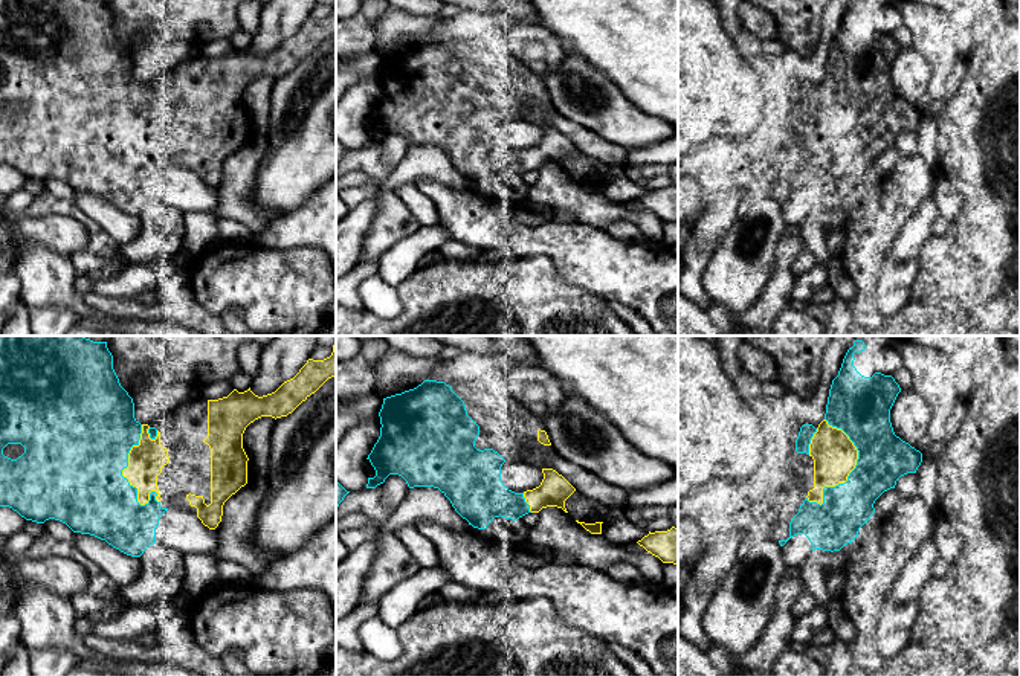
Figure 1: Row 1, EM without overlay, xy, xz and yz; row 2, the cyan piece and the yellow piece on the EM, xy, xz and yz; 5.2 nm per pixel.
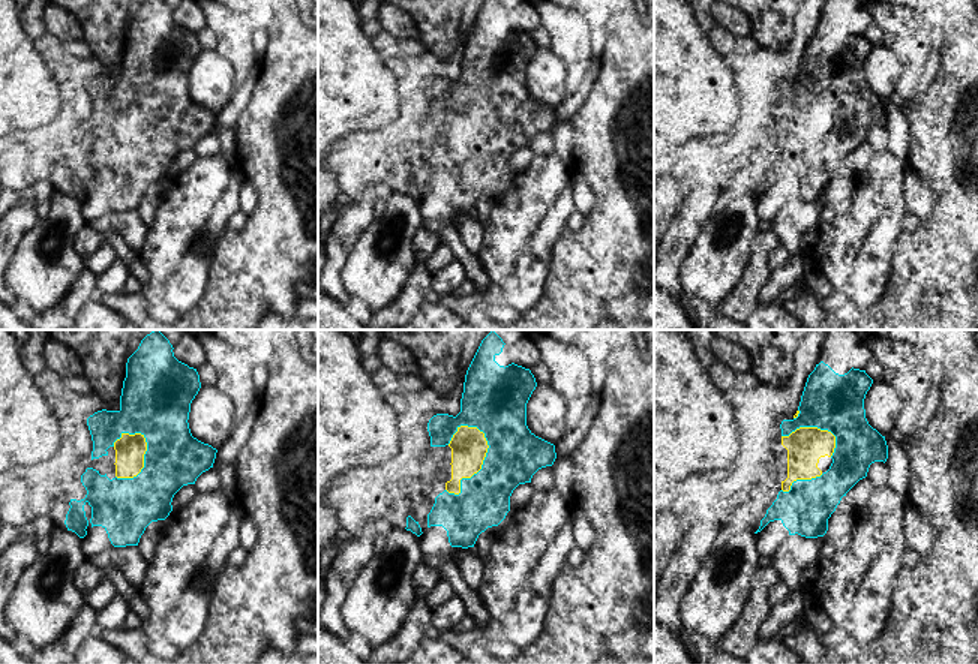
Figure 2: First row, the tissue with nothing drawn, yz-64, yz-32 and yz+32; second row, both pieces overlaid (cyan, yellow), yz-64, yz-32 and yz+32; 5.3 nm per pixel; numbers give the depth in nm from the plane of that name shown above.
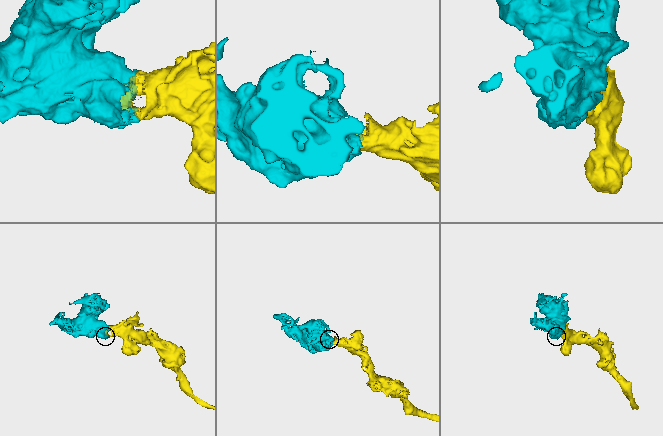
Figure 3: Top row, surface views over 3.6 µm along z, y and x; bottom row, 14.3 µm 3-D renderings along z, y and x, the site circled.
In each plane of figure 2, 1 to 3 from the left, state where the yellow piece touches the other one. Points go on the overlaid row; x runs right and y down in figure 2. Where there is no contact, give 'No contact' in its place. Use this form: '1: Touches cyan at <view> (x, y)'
1: Touches cyan at yz-64 (144, 463)
2: Touches cyan at yz-32 (482, 468)
3: Touches cyan at yz+32 (813, 426)

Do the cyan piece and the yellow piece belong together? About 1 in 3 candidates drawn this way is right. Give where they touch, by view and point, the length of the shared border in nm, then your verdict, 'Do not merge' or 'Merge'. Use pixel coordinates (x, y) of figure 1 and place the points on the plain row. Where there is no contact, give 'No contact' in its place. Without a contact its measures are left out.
Touches cyan at xy (127, 122). Shared border 440 nm. Merge

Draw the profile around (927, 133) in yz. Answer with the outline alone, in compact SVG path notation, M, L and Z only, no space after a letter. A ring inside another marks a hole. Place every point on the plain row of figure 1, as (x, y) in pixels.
M924 117L916 128L916 153L931 166L939 160L939 127L936 119Z

